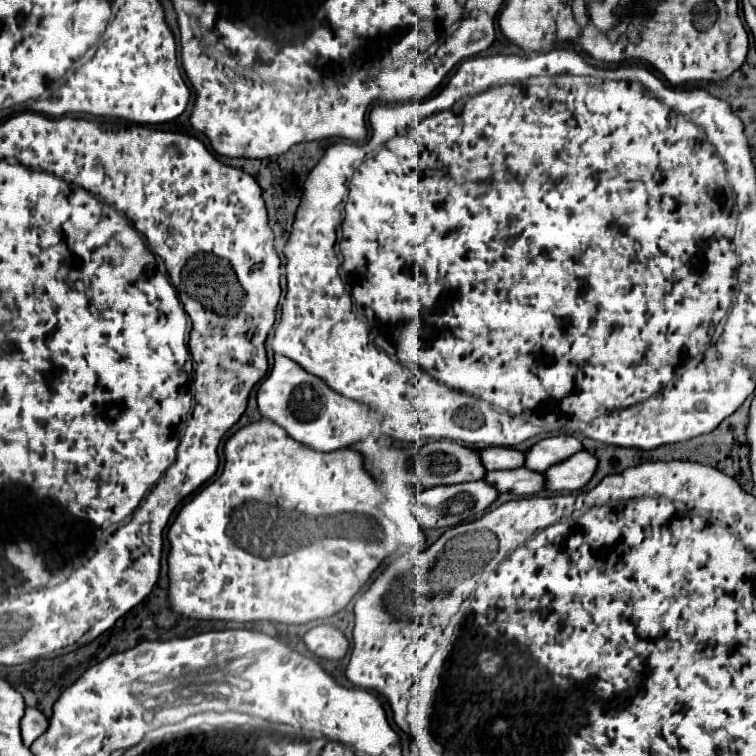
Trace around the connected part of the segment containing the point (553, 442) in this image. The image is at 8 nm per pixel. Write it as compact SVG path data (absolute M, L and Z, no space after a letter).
M553 435L537 441L527 453L525 453L525 467L531 471L543 473L553 463L559 463L567 459L569 455L581 451L583 445L571 437L571 435Z

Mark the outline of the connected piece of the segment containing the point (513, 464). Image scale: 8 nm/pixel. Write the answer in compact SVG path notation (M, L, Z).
M483 447L479 459L487 471L495 469L517 469L523 465L523 453L513 447Z

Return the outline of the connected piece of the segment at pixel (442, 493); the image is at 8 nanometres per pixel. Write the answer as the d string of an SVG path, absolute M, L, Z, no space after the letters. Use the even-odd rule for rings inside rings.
M471 481L471 483L459 483L459 485L439 485L439 487L421 491L411 511L423 529L455 527L475 515L481 515L495 501L495 497L497 497L497 491L483 481Z

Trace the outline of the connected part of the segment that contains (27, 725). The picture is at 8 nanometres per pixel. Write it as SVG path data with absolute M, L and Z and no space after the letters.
M27 709L23 719L21 719L21 737L25 747L31 747L31 743L45 733L45 729L49 727L49 721L45 719L43 713L35 711L35 709Z

